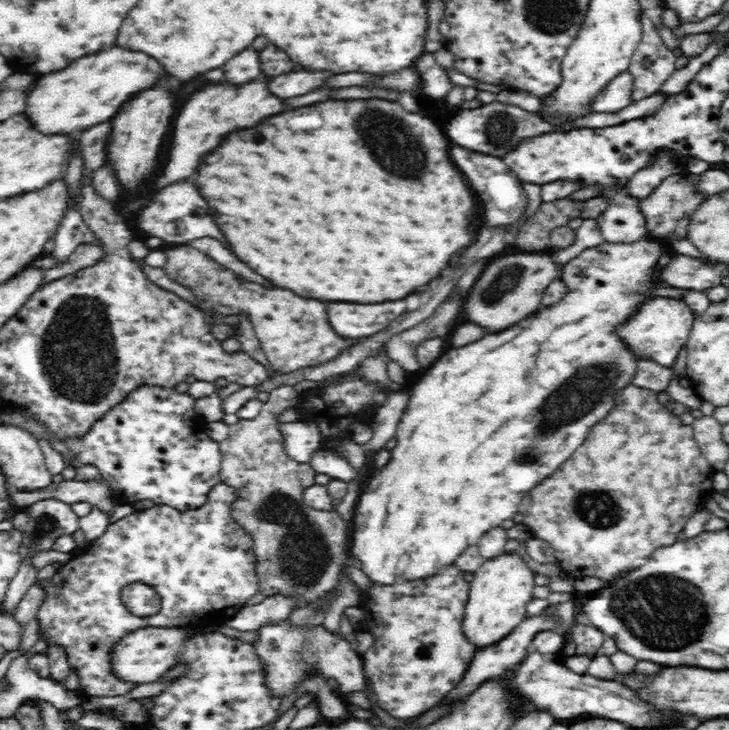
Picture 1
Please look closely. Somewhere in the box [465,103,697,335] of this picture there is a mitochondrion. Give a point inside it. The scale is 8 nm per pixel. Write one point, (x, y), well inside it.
(511, 276)

